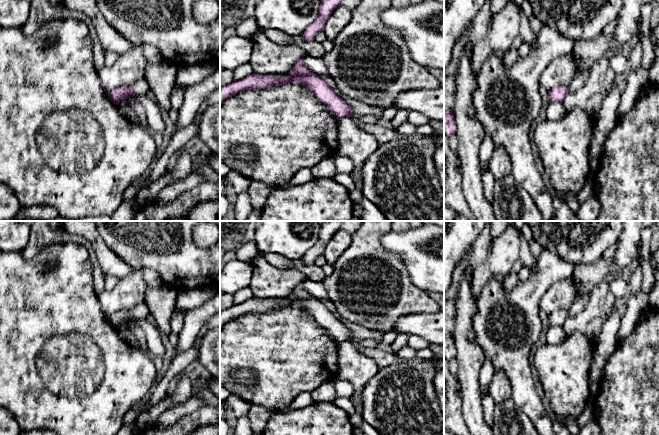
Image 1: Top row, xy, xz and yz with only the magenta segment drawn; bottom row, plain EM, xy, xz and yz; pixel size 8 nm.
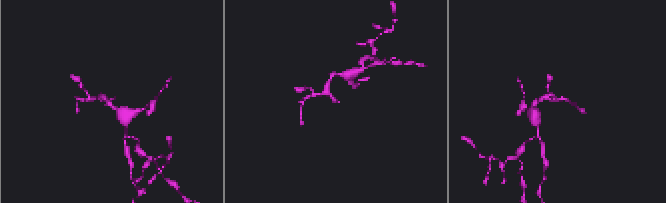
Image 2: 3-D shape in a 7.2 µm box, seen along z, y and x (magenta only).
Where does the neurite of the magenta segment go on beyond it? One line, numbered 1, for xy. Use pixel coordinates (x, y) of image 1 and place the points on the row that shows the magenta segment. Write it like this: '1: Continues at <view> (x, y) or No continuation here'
1: Continues at xy (141, 88)

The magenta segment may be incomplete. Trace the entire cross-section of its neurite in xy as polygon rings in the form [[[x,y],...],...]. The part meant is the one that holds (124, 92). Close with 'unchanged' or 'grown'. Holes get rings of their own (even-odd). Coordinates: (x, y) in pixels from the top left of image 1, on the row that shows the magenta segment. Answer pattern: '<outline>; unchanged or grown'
[[[144,79],[138,81],[132,86],[121,86],[117,87],[108,93],[109,98],[114,104],[118,105],[121,99],[130,99],[133,94],[138,96],[151,95],[152,89],[149,82]]]; grown

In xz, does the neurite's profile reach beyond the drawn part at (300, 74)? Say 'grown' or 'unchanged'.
unchanged

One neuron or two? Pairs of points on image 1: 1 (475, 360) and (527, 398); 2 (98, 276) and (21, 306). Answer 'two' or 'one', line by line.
1: two
2: two

